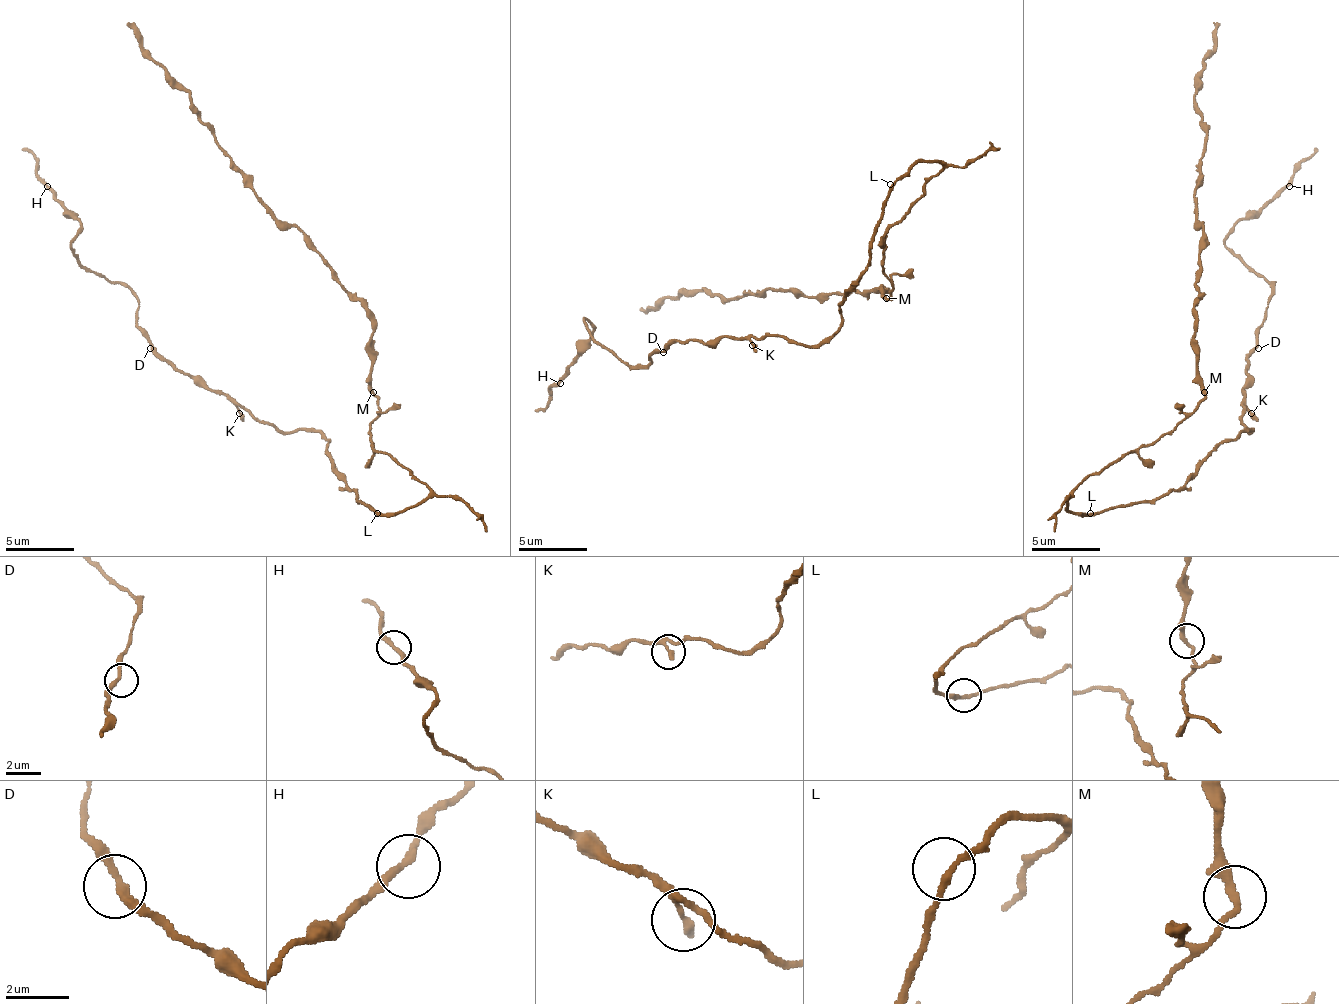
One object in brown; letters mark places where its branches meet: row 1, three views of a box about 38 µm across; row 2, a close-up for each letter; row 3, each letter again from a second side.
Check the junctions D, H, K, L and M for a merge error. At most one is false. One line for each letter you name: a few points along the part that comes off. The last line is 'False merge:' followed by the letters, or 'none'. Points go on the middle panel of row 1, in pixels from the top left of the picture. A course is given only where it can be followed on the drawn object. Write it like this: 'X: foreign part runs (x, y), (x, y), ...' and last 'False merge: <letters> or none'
M: foreign part runs (887, 297), (887, 290), (814, 297), (766, 290), (728, 301), (694, 290), (666, 297), (656, 307), (642, 307)
False merge: M

